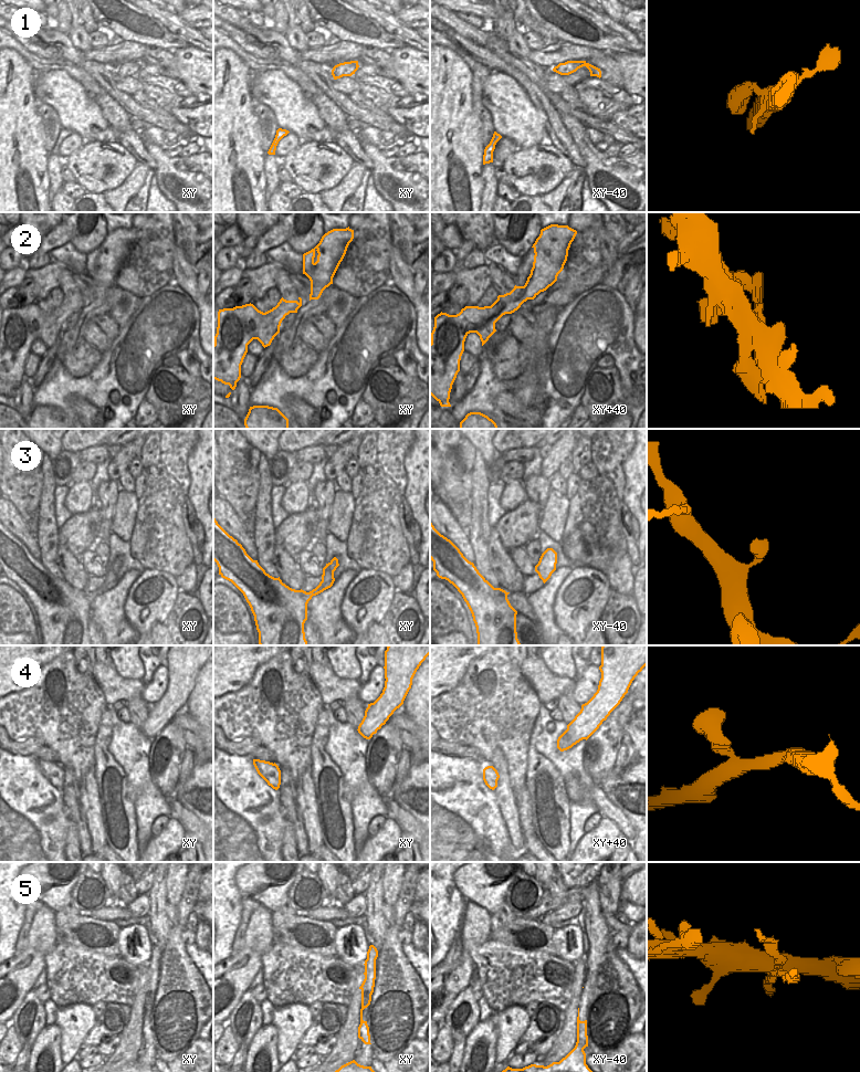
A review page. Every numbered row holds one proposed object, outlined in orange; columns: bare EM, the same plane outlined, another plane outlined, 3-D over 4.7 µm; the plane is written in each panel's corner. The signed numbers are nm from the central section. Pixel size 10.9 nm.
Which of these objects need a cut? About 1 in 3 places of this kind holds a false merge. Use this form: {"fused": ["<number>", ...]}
{"fused": ["5"]}

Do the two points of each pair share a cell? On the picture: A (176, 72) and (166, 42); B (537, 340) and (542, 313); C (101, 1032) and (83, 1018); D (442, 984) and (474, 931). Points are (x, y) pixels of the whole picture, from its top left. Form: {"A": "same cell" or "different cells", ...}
{"A": "different cells", "B": "same cell", "C": "different cells", "D": "same cell"}

